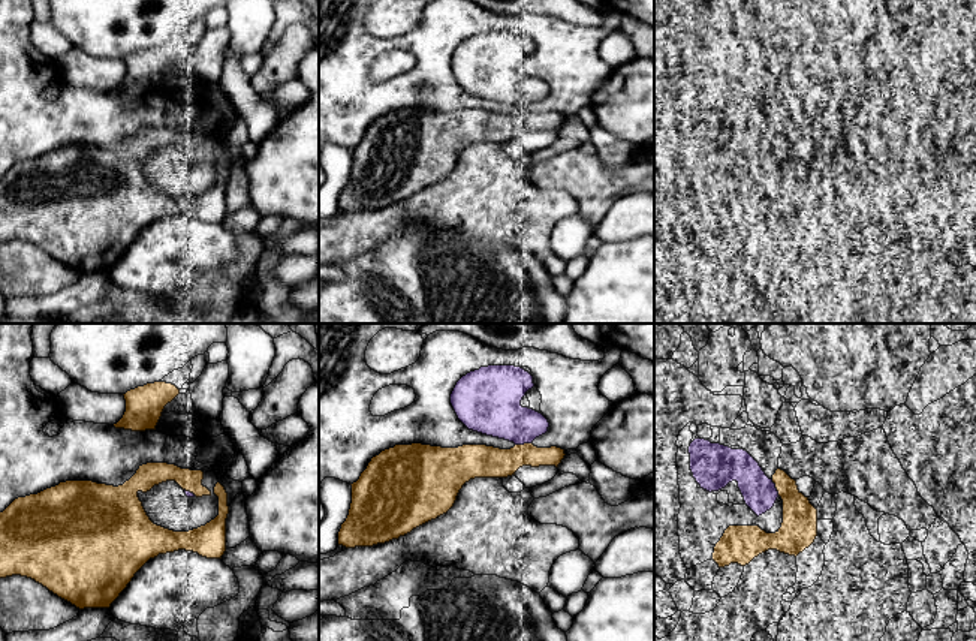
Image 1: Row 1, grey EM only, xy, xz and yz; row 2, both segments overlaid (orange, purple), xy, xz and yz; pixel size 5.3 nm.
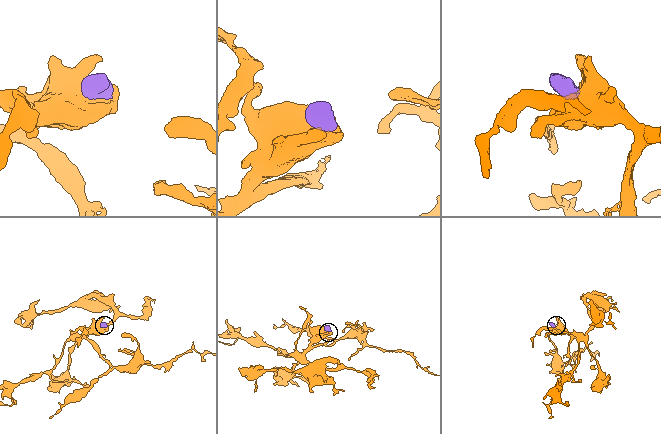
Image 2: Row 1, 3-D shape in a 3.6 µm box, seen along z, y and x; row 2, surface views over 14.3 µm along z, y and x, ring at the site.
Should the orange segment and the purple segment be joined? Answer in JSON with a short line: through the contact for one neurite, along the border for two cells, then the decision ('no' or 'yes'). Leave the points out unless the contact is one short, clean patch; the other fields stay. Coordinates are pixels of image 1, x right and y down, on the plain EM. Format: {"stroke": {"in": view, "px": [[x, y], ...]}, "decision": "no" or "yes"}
{"decision": "yes"}

